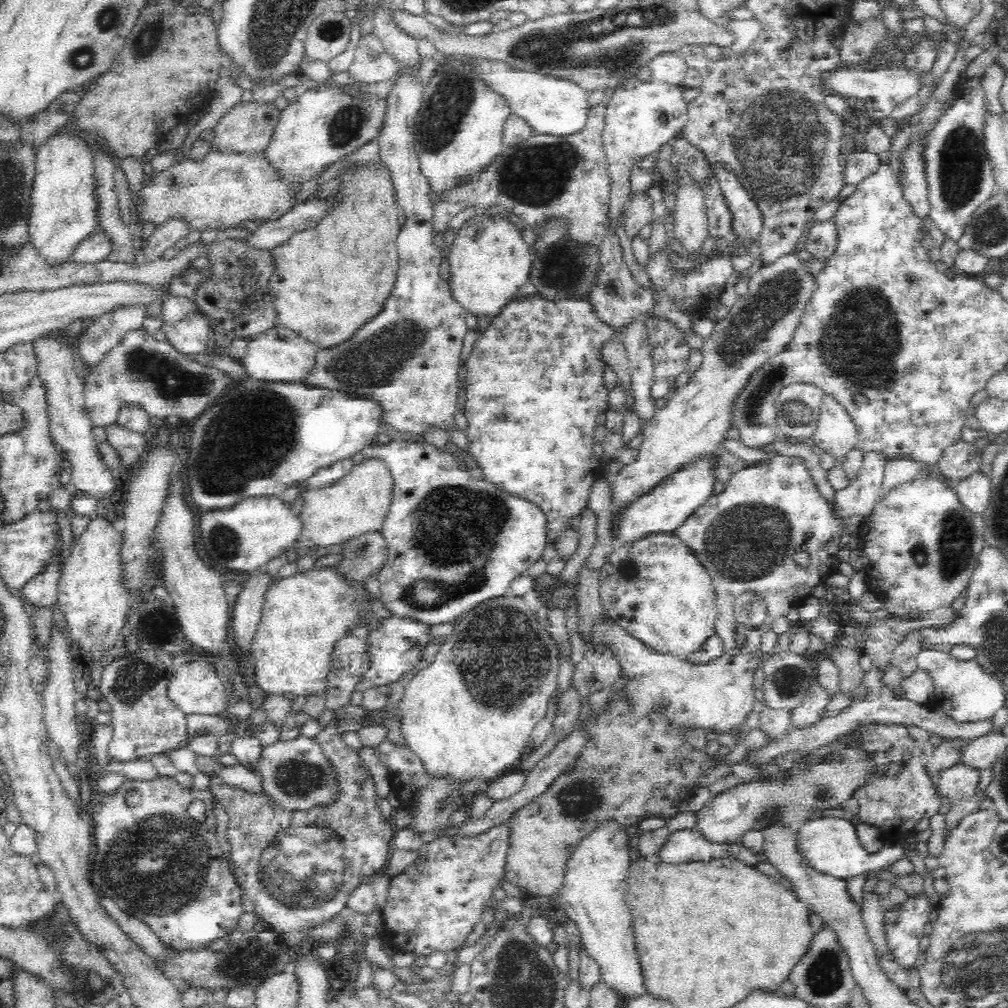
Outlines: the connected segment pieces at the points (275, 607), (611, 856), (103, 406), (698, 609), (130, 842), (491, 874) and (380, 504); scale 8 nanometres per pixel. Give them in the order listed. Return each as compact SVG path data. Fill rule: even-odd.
M314 566L306 572L297 572L294 576L276 579L265 594L261 621L248 648L256 664L253 679L268 695L282 696L286 692L292 692L294 695L306 697L326 697L328 674L334 666L332 654L336 651L336 644L346 638L352 630L364 627L370 633L384 622L392 620L392 616L395 616L394 611L384 603L382 595L372 596L362 581L353 580L334 566Z
M611 817L602 819L592 832L585 833L578 844L573 848L568 857L562 888L556 895L561 914L565 919L570 919L580 931L581 944L586 952L586 957L594 960L600 968L603 982L618 995L624 1002L636 1000L649 995L646 987L646 978L640 966L640 960L635 952L634 933L630 926L628 907L624 903L624 893L627 886L627 872L630 862L630 830Z
M140 328L127 332L97 365L92 366L83 384L83 403L93 428L113 426L122 401L138 403L152 417L178 415L186 420L208 408L226 382L220 370L192 361L168 341L158 341Z
M674 531L617 543L599 573L604 612L658 652L688 656L715 632L716 589L700 558Z
M156 777L152 780L128 780L120 790L116 790L112 795L97 795L93 794L91 798L90 811L93 820L92 834L94 842L94 855L92 856L91 864L91 877L92 882L96 885L96 889L102 892L103 896L110 896L110 898L116 900L117 904L120 904L126 912L129 914L136 914L141 920L144 920L154 932L160 936L160 939L178 953L182 951L194 951L194 950L208 950L210 942L218 940L219 938L227 939L237 928L239 927L238 921L243 914L242 909L242 887L235 880L235 876L232 875L230 867L228 867L226 857L224 857L224 850L218 842L218 836L216 836L216 830L218 830L218 816L216 816L216 799L211 794L210 789L199 790L194 788L191 784L183 786L179 785L175 781L174 777L162 778ZM128 792L138 792L140 794L140 802L136 806L130 806L126 802L126 794ZM196 798L196 800L202 800L205 804L206 820L202 824L194 823L186 813L187 806Z
M504 822L502 826L489 828L483 833L460 835L456 832L453 835L438 835L420 844L415 850L415 859L404 872L390 877L384 906L375 914L375 924L382 927L382 945L388 946L394 955L410 954L416 958L422 956L426 960L437 953L458 953L468 947L468 938L481 920L486 904L504 886L507 836Z
M369 459L358 464L346 477L326 489L309 489L302 502L299 517L299 535L293 548L306 548L308 552L328 548L334 544L347 544L352 539L379 532L390 505L392 481L384 463Z

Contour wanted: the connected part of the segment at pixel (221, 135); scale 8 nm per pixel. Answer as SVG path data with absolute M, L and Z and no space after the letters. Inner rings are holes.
M250 101L230 107L210 129L210 138L207 140L209 152L229 152L248 156L260 153L269 143L280 113L273 103L258 104Z

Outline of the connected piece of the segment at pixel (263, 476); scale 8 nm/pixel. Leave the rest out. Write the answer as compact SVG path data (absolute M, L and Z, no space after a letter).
M242 380L238 382L236 386L232 386L228 392L224 392L220 398L218 398L218 404L212 404L208 408L208 412L202 412L194 424L192 424L192 430L190 430L190 452L188 452L188 460L186 460L186 482L188 482L188 492L186 492L186 498L188 504L190 504L191 510L196 510L199 515L202 513L210 513L218 510L225 510L233 508L236 504L250 498L273 498L276 494L282 495L284 490L288 488L294 488L302 482L306 483L306 480L315 476L322 468L327 468L346 458L353 457L356 453L361 452L373 438L380 432L381 410L378 404L373 403L371 400L362 399L360 397L354 397L351 394L342 392L339 390L332 390L328 388L318 387L314 384L304 383L288 383L284 382L260 382L260 380Z

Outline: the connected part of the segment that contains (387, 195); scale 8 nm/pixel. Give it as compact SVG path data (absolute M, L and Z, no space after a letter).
M344 158L332 172L336 190L328 194L324 214L316 226L294 232L279 245L267 251L274 259L275 269L267 287L276 324L320 345L329 347L346 340L363 322L373 317L388 298L395 285L399 254L396 239L401 232L398 224L398 205L390 167L380 158L362 161Z

